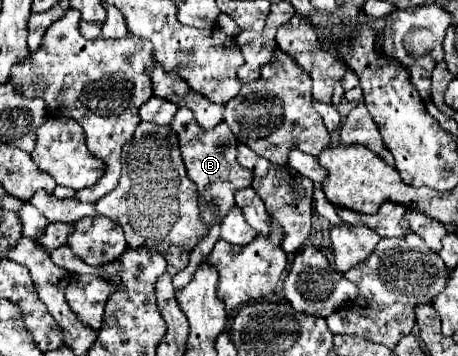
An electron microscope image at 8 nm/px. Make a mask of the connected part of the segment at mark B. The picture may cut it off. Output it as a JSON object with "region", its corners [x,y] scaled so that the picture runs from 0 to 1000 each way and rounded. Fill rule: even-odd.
{"region":[[[389,303],[384,337],[376,337],[371,360],[389,382],[397,449],[406,461],[410,500],[424,506],[424,517],[428,517],[437,573],[463,584],[467,607],[476,618],[485,618],[502,596],[502,584],[511,584],[511,545],[520,534],[546,522],[546,483],[537,483],[537,472],[528,472],[524,461],[515,461],[515,427],[511,427],[515,382],[507,376],[502,354],[493,343],[476,348],[476,360],[467,360],[459,371],[441,371],[441,360],[432,360],[432,348],[424,348],[424,326],[415,326],[415,315],[406,315],[406,303]]]}

